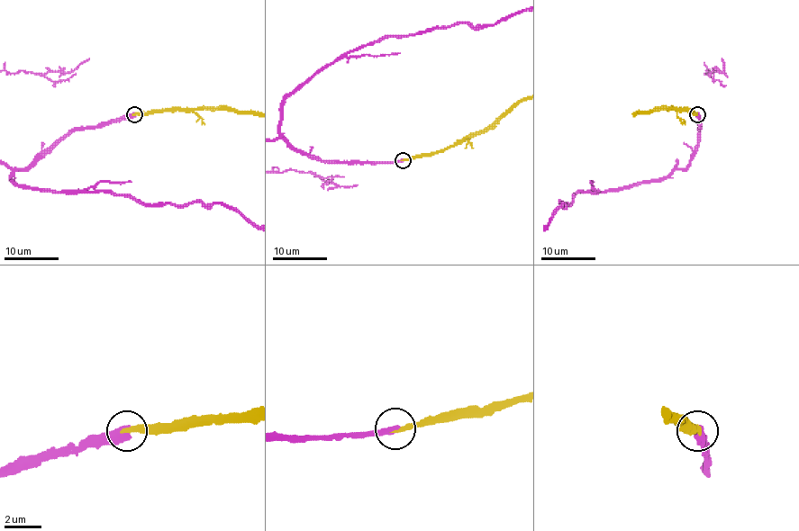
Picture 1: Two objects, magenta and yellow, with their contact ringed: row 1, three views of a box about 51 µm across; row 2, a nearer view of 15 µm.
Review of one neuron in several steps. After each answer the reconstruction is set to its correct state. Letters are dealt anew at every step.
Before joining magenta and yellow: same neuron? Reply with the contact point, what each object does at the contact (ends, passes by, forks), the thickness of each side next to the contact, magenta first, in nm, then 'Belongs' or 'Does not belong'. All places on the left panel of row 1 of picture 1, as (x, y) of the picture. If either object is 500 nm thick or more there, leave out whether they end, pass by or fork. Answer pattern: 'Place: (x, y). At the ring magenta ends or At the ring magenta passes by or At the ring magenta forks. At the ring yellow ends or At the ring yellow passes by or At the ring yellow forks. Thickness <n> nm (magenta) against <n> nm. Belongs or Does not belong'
Place: (134, 114). At the ring magenta ends. At the ring yellow ends. Thickness 340 nm (magenta) against 340 nm. Belongs

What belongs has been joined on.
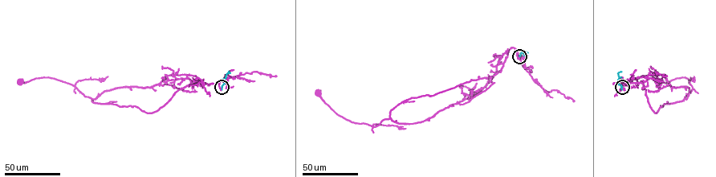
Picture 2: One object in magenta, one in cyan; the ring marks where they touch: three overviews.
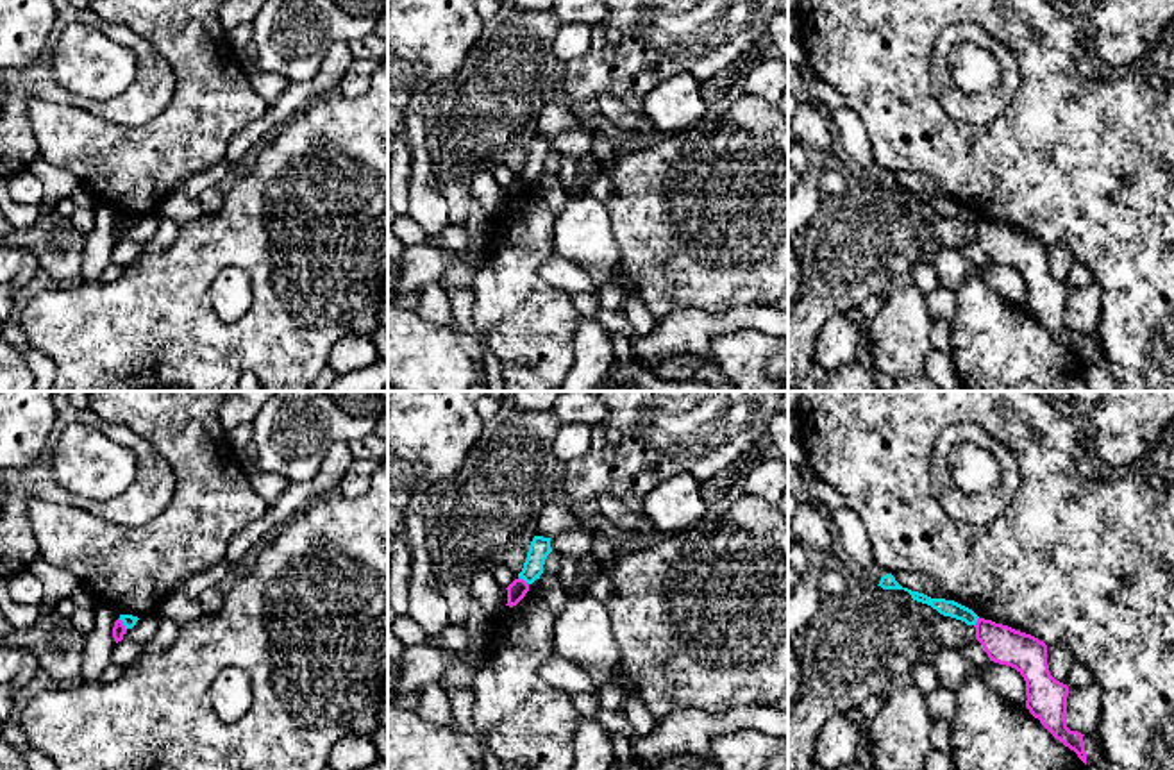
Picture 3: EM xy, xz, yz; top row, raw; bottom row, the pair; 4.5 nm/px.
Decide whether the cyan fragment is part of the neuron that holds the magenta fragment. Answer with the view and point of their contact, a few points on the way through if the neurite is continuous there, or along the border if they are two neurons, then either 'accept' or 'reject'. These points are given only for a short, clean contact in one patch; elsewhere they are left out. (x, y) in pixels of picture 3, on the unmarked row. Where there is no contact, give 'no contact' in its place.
xy (122, 224) | along xy (118, 218), (125, 229) | reject

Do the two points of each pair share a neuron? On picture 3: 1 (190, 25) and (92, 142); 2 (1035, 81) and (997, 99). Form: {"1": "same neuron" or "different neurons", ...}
{"1": "same neuron", "2": "different neurons"}

